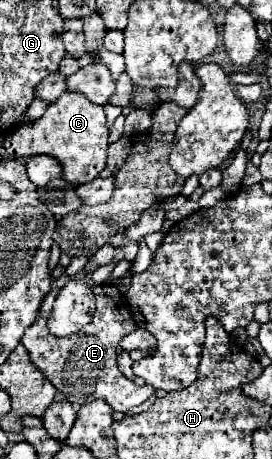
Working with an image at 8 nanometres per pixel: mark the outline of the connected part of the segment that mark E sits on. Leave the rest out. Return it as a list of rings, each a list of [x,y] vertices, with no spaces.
[[[95,285],[93,291],[98,299],[98,311],[94,319],[88,323],[88,327],[68,337],[54,337],[46,327],[52,301],[55,301],[54,293],[50,291],[42,301],[40,317],[32,323],[32,327],[24,331],[22,345],[26,347],[30,361],[36,365],[36,369],[42,371],[42,375],[64,395],[80,399],[84,397],[82,401],[104,399],[112,409],[126,411],[130,407],[142,405],[154,393],[152,387],[138,387],[116,369],[116,347],[124,335],[136,329],[136,321],[128,309],[128,301],[114,285]]]

